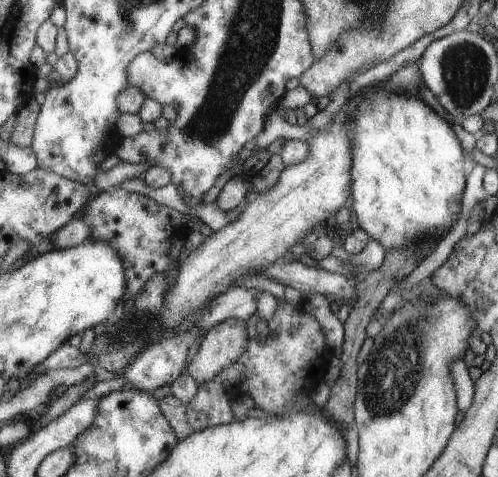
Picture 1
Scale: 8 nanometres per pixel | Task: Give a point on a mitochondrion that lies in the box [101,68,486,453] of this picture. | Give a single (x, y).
(392, 377)

